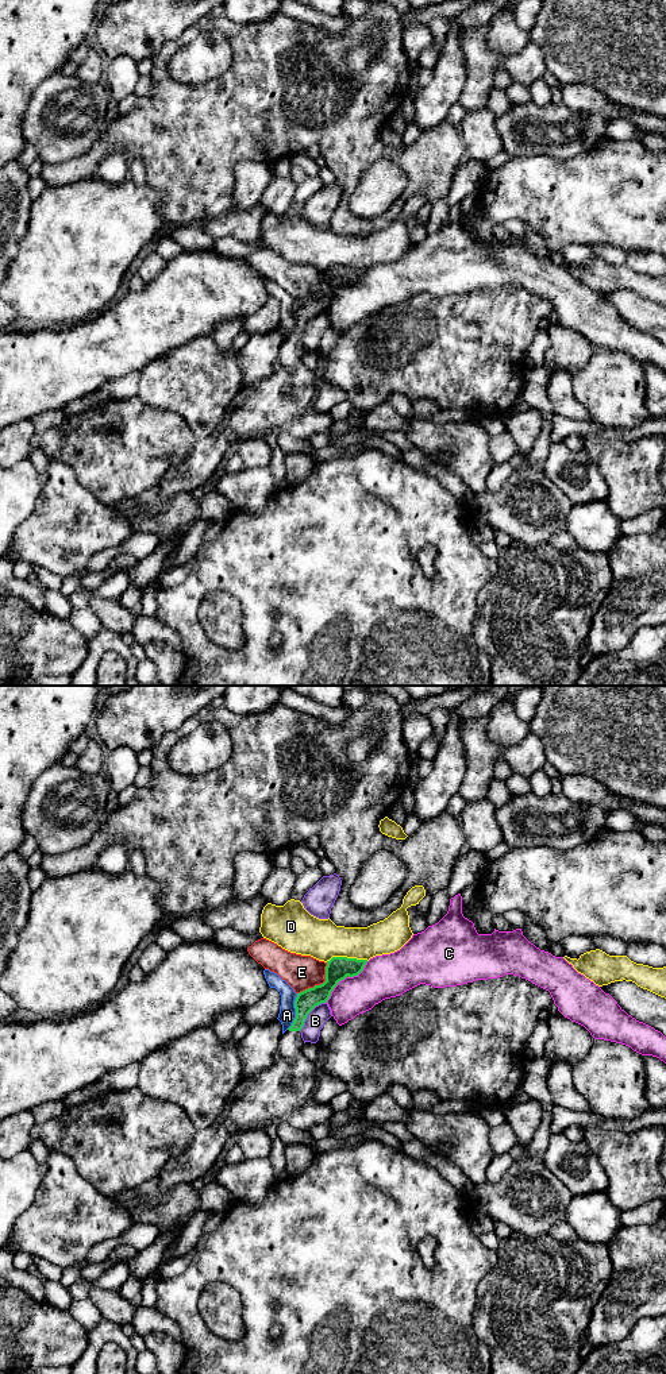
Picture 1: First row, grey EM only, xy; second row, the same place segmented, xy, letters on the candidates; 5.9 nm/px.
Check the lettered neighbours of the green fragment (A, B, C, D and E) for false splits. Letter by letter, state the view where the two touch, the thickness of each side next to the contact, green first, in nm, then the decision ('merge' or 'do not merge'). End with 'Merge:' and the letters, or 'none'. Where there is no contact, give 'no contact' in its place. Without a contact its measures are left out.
A: contact in xy; calibres 120 and 100 nm; do not merge
B: contact in xy; calibres 120 and 120 nm; do not merge
C: contact in xy; calibres 140 and 220 nm; do not merge
D: contact in xy; calibres 140 and 240 nm; do not merge
E: contact in xy; calibres 140 and 200 nm; do not merge
Merge: none

